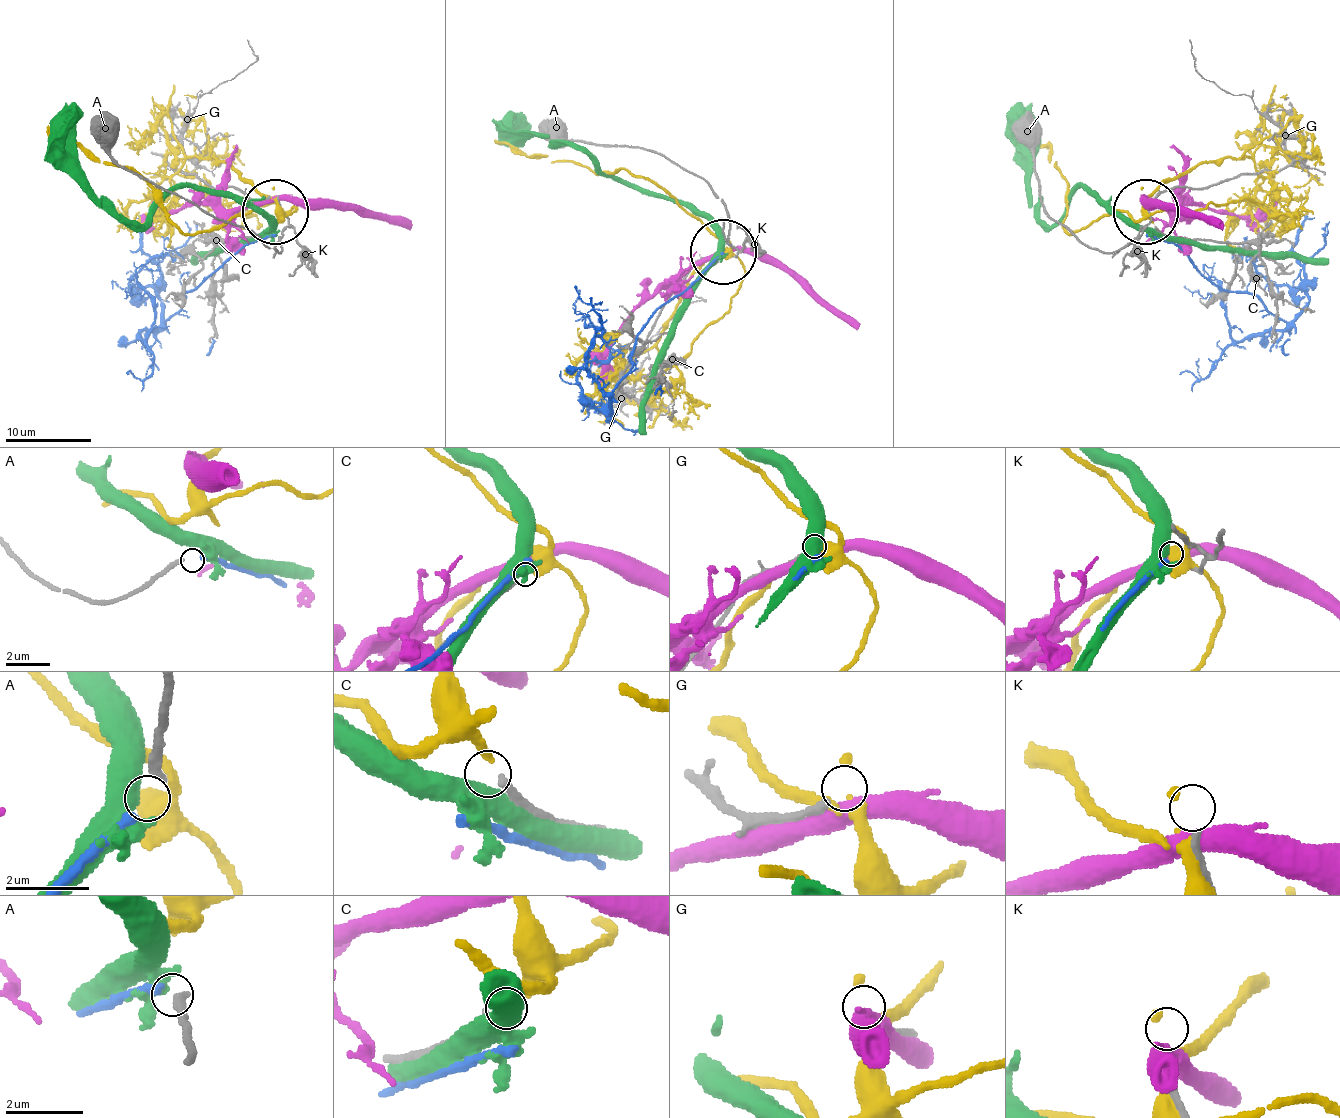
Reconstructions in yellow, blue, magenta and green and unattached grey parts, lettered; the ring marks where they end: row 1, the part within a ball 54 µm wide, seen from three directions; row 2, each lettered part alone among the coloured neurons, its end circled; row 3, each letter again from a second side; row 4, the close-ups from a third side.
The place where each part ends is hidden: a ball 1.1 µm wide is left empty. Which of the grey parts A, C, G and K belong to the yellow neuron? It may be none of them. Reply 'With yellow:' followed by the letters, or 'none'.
With yellow: C

